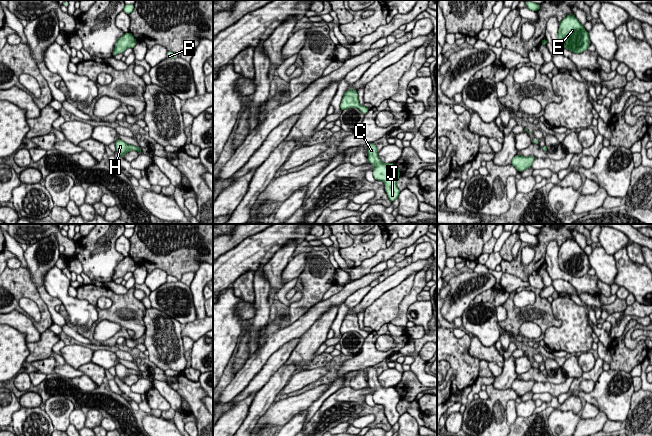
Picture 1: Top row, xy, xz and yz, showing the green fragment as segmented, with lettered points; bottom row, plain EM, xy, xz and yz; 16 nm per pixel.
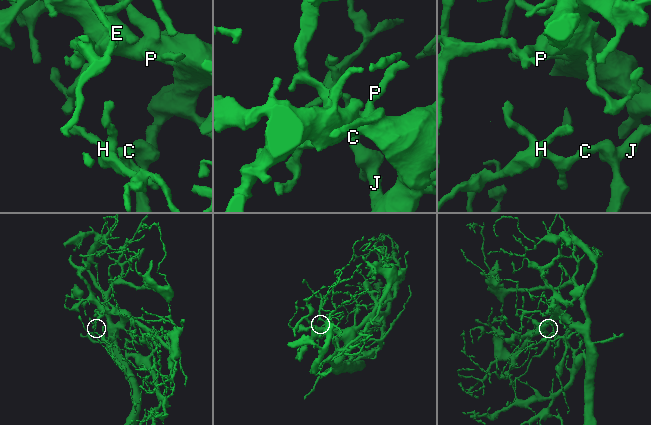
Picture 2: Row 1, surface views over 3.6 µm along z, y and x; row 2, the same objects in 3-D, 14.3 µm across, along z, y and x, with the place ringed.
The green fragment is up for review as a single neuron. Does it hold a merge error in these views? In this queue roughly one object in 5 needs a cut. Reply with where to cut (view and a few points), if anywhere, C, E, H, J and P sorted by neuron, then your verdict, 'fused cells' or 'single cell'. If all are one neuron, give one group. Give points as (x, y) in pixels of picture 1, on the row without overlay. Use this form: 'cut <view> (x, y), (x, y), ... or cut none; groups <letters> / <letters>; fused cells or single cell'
cut none; groups C E H J P; single cell

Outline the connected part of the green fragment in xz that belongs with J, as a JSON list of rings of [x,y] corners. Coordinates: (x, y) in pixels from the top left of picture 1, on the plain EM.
[[[368,367],[368,387],[374,389],[373,400],[375,404],[383,405],[385,408],[385,416],[391,426],[394,426],[399,418],[400,414],[397,411],[397,404],[400,401],[400,395],[394,387],[384,388],[378,381],[378,375],[375,368]]]

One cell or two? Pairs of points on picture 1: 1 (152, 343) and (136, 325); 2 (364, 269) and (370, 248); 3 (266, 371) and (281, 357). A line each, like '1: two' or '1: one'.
1: two
2: two
3: one

